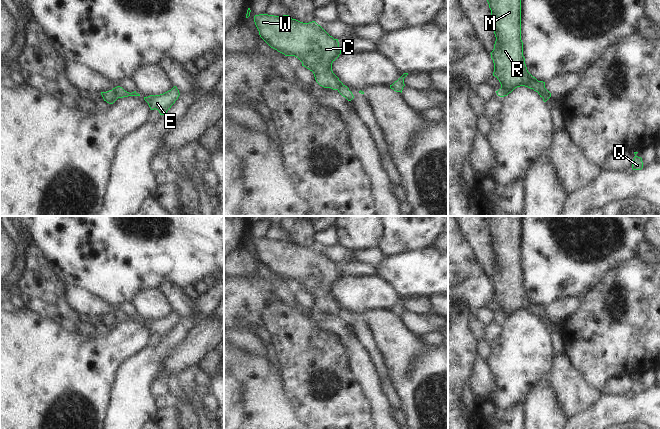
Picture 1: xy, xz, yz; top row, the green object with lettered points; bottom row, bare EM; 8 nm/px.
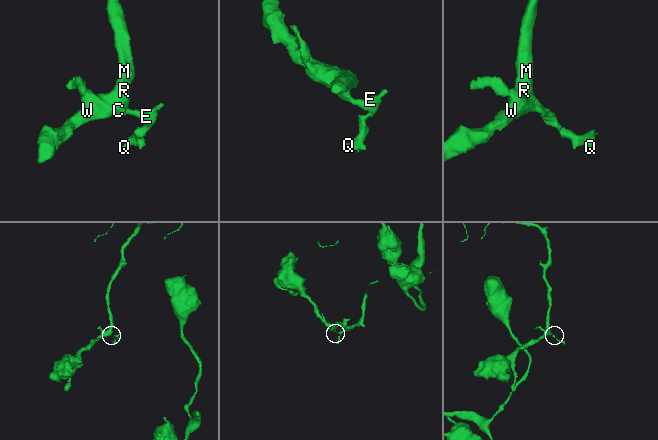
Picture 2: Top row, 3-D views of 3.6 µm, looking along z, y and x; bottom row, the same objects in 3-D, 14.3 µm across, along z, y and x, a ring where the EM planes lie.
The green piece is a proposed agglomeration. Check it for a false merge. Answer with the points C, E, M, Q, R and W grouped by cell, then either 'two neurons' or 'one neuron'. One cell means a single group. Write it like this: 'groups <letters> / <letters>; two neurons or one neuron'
groups C E M Q R W; one neuron

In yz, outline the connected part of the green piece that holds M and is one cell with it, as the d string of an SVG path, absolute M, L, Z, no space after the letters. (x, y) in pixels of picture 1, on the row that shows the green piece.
M487 0L491 10L493 29L496 37L494 49L490 53L494 63L495 76L501 88L496 91L500 97L507 96L515 88L525 86L536 91L546 102L551 93L545 88L545 82L538 81L527 70L523 56L523 42L521 40L521 0Z

